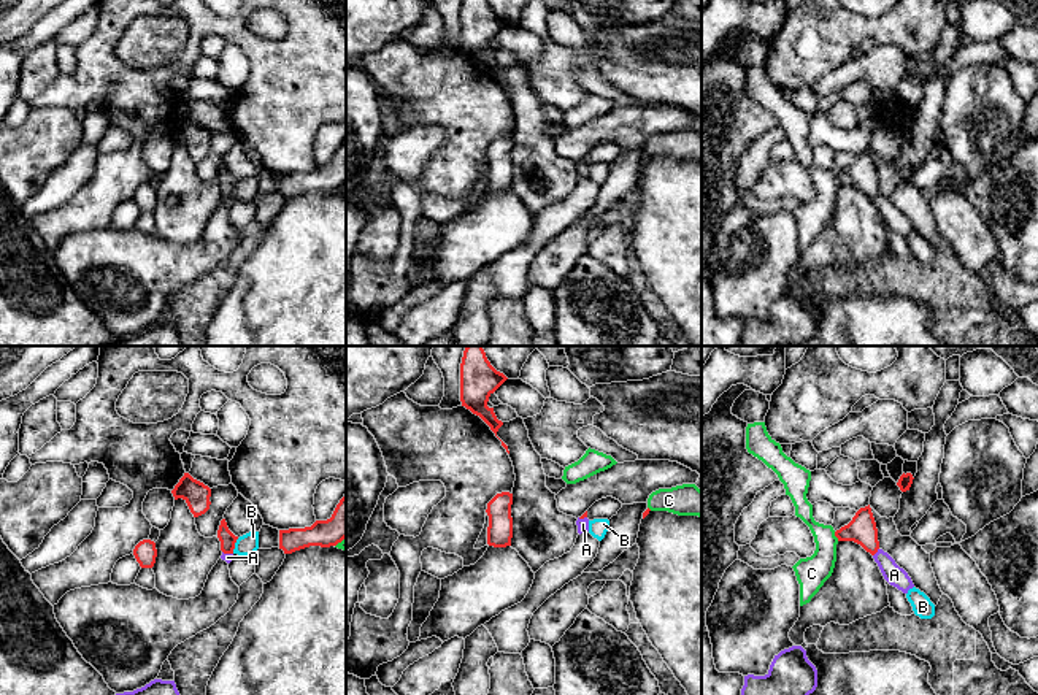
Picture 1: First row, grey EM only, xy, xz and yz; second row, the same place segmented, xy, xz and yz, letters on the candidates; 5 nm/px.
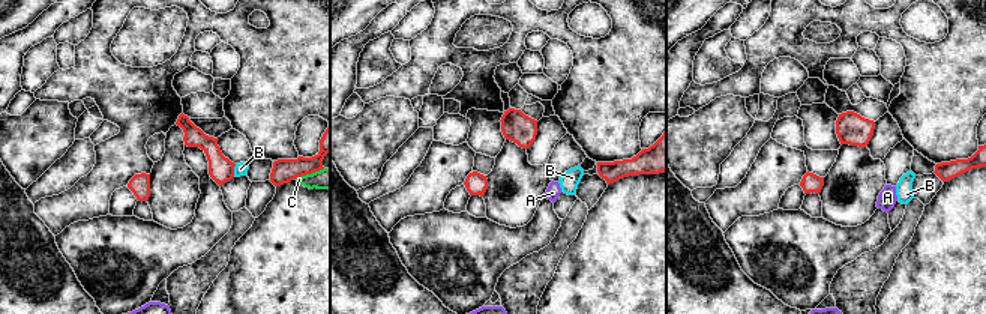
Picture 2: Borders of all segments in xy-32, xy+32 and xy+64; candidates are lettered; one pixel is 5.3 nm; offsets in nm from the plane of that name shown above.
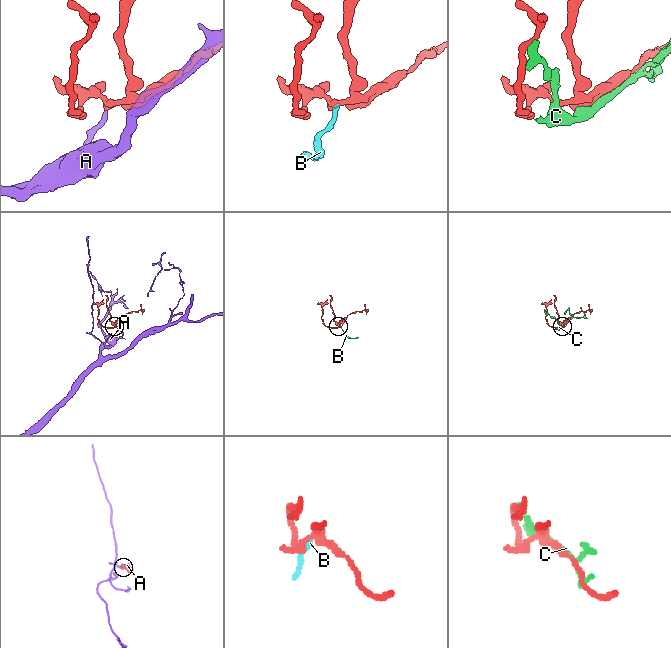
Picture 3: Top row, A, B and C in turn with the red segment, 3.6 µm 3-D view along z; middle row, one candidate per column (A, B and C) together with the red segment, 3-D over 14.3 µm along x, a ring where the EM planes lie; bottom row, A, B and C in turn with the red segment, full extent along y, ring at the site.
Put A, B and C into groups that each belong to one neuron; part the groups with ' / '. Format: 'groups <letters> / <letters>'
groups A / B / C

